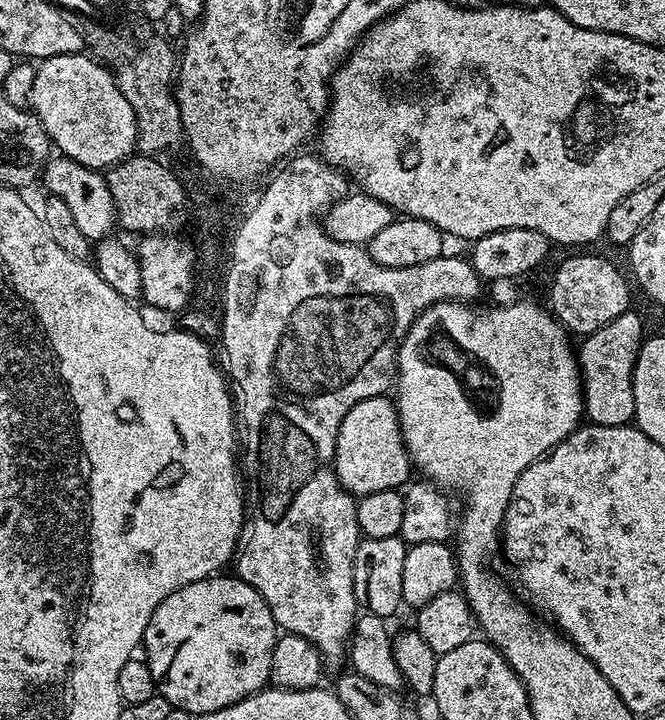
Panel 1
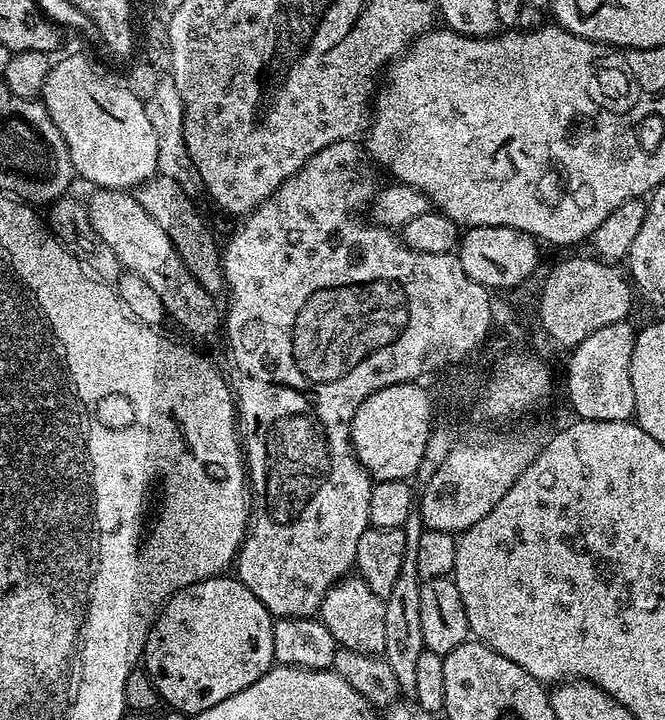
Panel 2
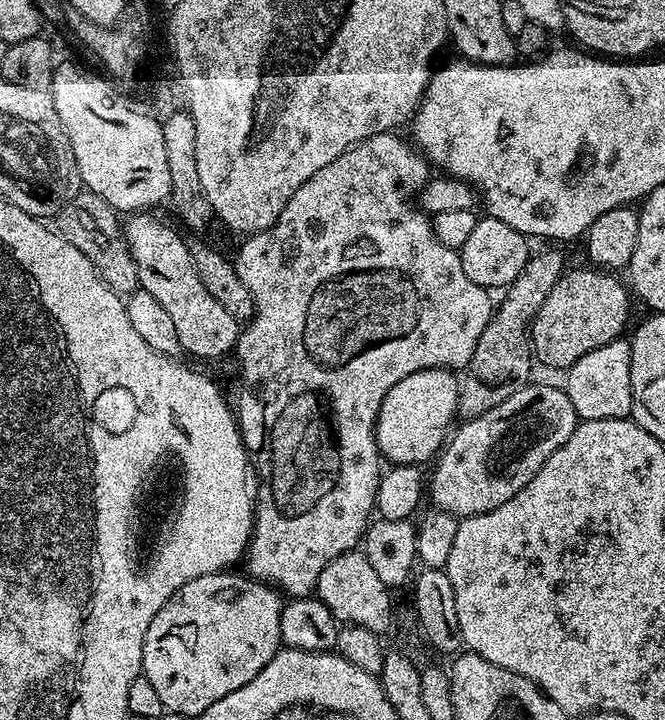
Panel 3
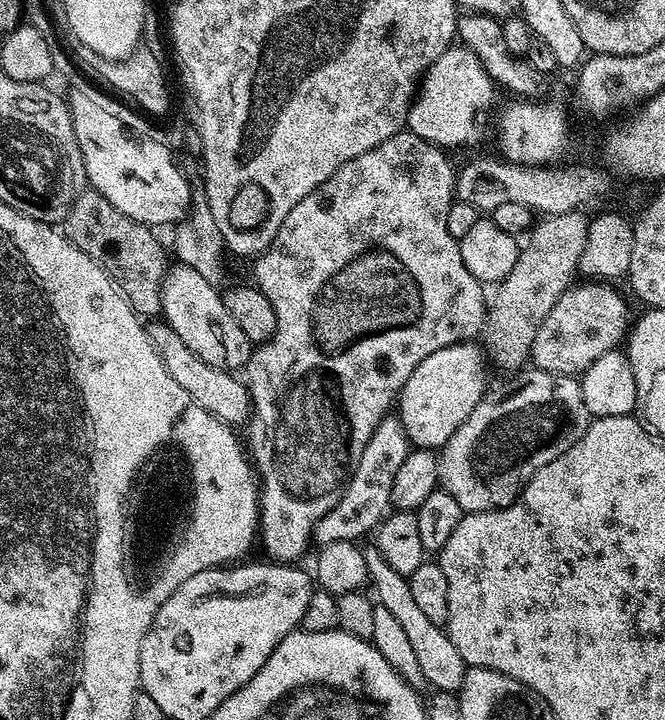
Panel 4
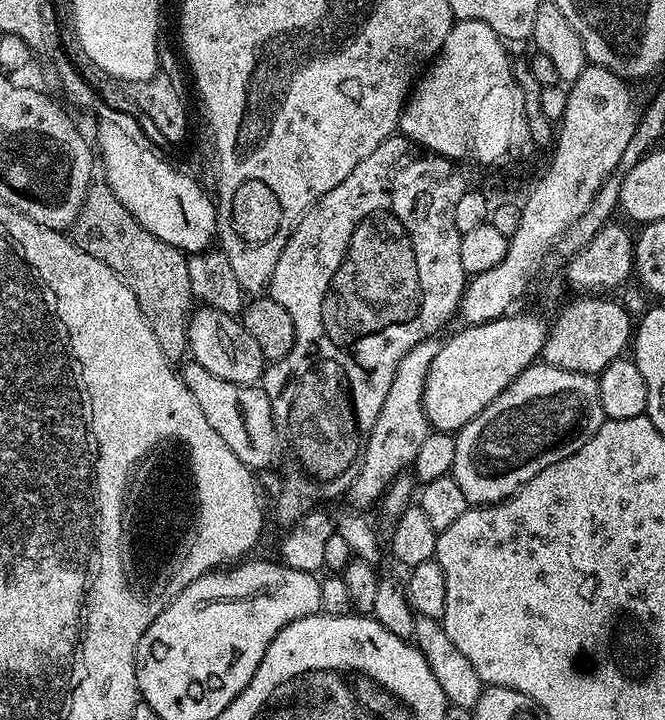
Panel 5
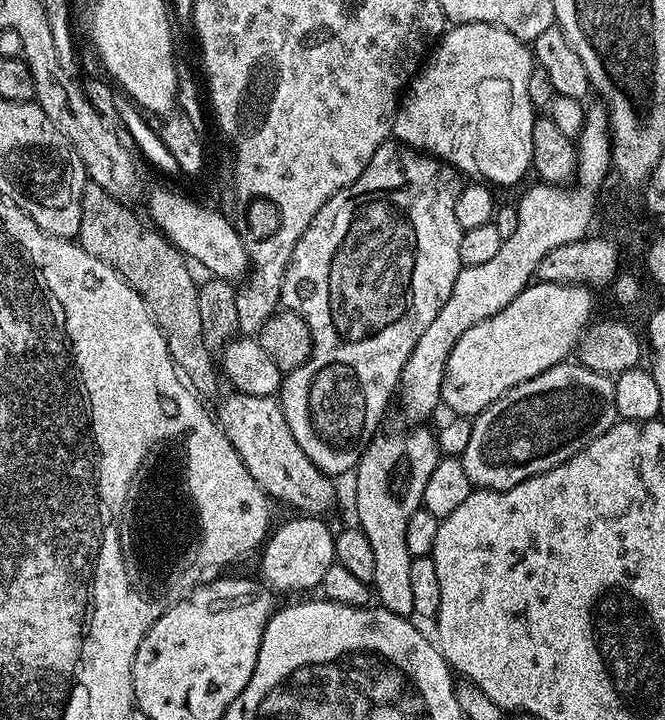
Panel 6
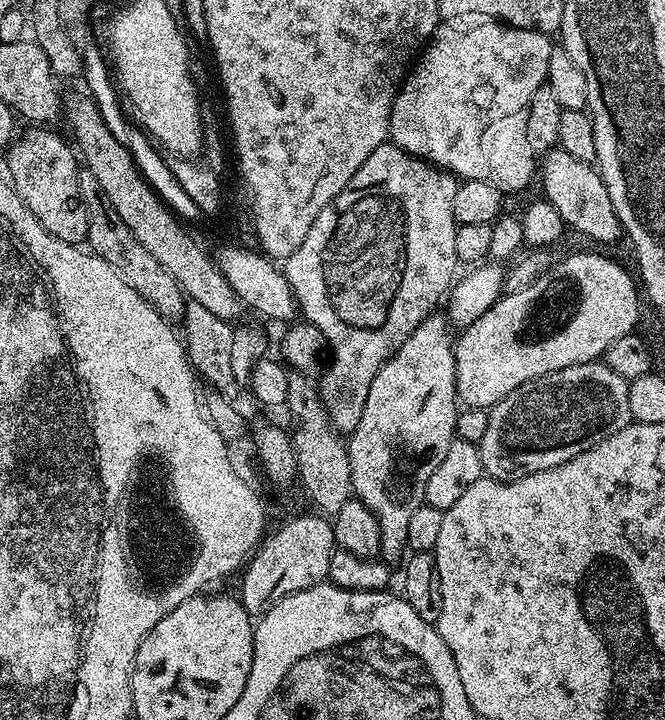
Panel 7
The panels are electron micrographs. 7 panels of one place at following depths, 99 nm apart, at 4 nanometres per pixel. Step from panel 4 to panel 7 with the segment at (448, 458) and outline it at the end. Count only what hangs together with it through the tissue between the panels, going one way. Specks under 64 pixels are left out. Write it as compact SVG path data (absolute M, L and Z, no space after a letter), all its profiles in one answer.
M575 364L542 374L492 405L486 434L478 445L483 475L493 480L517 480L538 470L550 470L550 466L562 466L574 454L598 446L630 423L628 381L614 374L608 364Z

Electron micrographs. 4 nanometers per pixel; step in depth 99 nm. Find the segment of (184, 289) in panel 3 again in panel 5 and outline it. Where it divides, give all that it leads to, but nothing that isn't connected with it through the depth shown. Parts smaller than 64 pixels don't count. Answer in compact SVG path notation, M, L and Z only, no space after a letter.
M207 306L197 307L188 321L188 350L195 363L206 366L206 370L210 370L210 374L217 378L249 386L261 383L266 367L262 346L258 346L258 342L250 338L243 323L231 312Z

